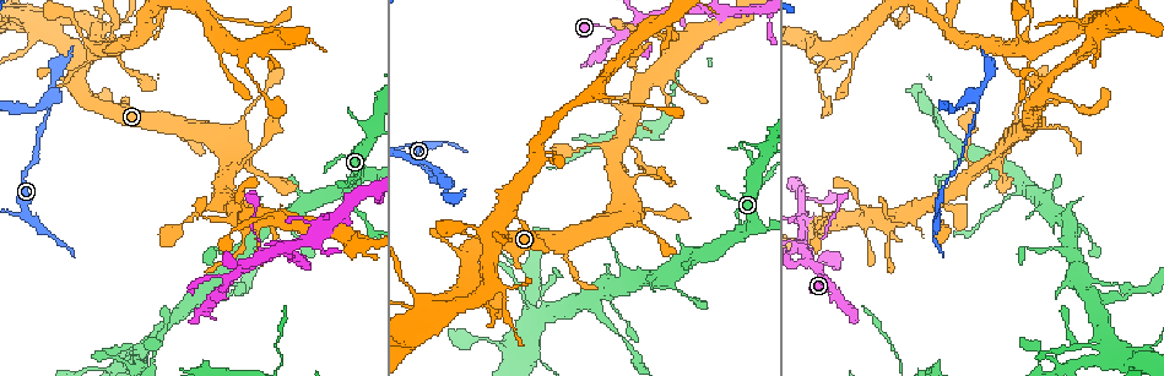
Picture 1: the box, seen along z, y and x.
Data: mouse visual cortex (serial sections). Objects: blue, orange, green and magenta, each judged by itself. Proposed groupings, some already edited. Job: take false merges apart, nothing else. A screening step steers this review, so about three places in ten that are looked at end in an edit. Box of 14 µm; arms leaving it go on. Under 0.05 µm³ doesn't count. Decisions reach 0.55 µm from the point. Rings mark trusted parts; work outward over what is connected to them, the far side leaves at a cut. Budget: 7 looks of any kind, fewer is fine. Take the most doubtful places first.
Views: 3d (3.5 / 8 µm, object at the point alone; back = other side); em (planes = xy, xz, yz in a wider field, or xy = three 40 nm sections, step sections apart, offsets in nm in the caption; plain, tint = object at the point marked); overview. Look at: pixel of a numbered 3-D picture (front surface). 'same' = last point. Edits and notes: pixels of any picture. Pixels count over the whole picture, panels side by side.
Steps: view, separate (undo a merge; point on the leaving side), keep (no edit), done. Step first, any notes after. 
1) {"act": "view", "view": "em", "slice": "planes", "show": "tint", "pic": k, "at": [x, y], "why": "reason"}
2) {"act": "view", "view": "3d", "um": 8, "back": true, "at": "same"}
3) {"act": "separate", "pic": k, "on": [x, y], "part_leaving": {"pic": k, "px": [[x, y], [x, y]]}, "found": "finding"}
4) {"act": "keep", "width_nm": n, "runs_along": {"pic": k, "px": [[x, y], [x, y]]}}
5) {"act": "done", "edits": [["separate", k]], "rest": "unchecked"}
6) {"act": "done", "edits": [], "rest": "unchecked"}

{"act": "view", "view": "3d", "um": 3.5, "back": true, "pic": 1, "at": [1024, 180], "why": "thin neck"}

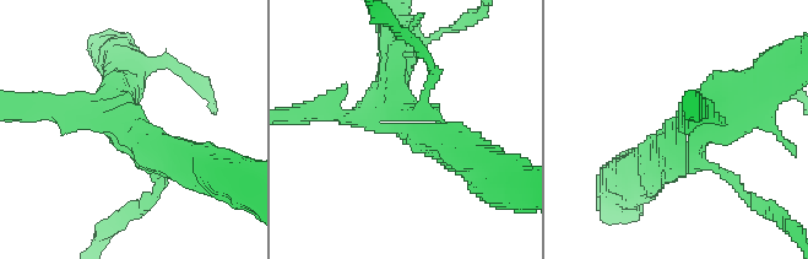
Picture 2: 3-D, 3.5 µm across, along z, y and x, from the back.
{"act": "view", "view": "em", "slice": "xy", "step": 2, "show": "tint", "pic": 2, "at": [678, 123], "arms": 4, "arm_widths_nm": [200, 200, 400, 450], "why": "shape alone is not enough"}

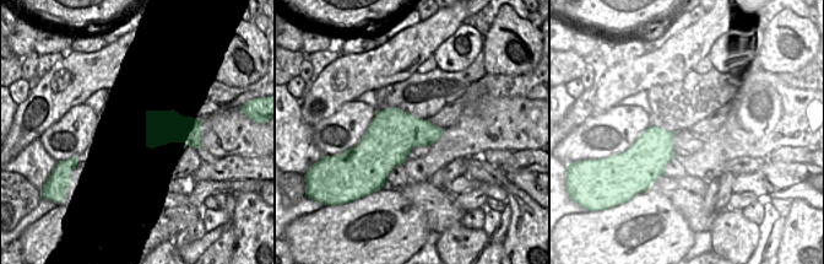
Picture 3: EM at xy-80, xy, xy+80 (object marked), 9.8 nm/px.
{"act": "keep", "width_nm": 480, "runs_along": {"pic": 2, "px": [[392, 73], [370, 123], [454, 145]]}, "found": "one cell here"}

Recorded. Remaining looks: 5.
{"act": "view", "view": "3d", "um": 3.5, "pic": 1, "at": [52, 95], "why": "branch point"}

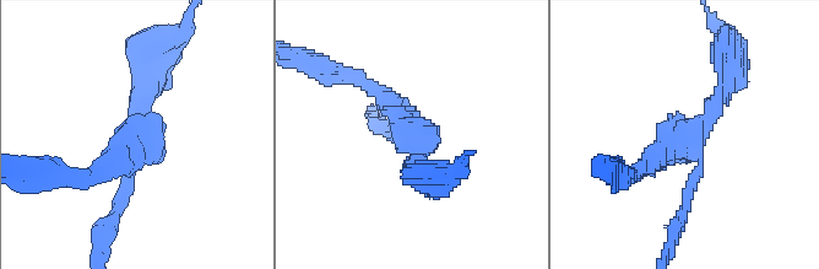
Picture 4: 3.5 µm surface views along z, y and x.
{"act": "view", "view": "em", "slice": "xy", "step": 2, "show": "tint", "pic": 4, "at": [139, 140], "arms": 3, "arm_widths_nm": [150, 250, 250], "why": "need the tissue"}

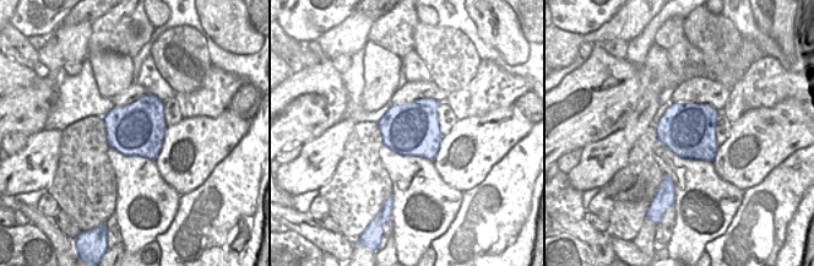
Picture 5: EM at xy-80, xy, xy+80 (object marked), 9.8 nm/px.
{"act": "keep", "found": "continuous, no second cell"}

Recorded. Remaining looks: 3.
{"act": "view", "view": "3d", "um": 3.5, "pic": 1, "at": [894, 19], "why": "thin neck"}

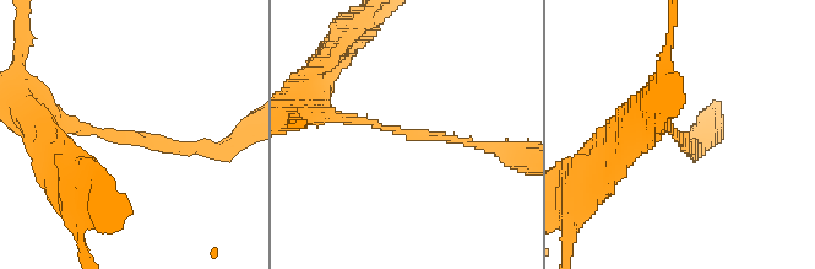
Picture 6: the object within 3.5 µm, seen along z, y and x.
{"act": "view", "view": "em", "slice": "xy", "step": 5, "show": "tint", "pic": 6, "at": [111, 135], "arm_widths_nm": [150, 250]}

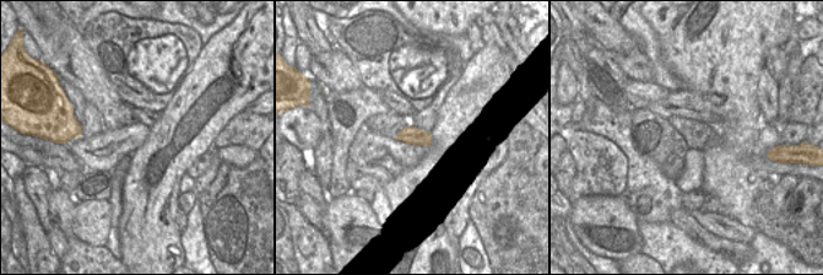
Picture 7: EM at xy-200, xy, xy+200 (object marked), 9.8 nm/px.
{"act": "view", "view": "em", "slice": "xy", "step": 2, "show": "tint", "at": "same"}

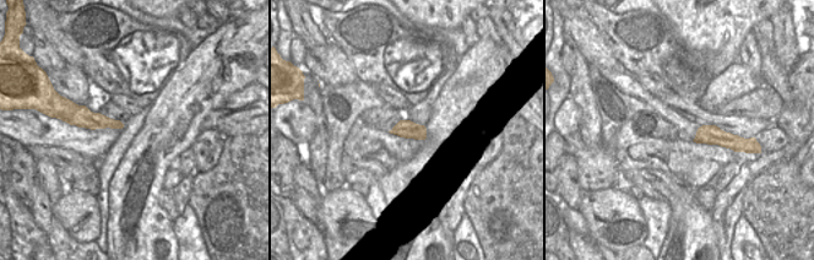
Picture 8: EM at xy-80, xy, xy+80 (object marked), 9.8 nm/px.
{"act": "keep", "runs_along": {"pic": 6, "px": [[304, 98], [337, 118], [466, 143]]}, "found": "all the same cell"}

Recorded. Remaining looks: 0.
{"act": "done", "edits": [], "rest": "unchecked"}

